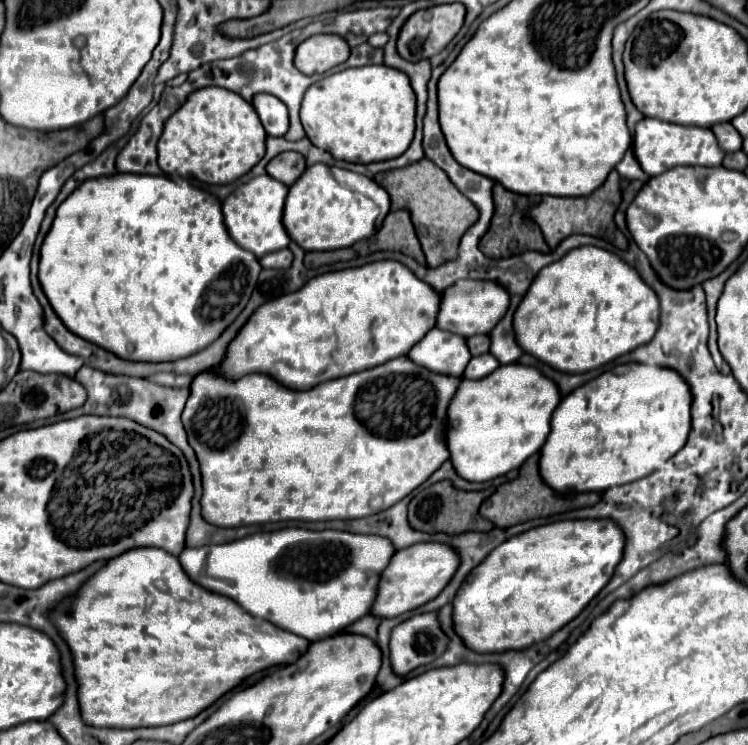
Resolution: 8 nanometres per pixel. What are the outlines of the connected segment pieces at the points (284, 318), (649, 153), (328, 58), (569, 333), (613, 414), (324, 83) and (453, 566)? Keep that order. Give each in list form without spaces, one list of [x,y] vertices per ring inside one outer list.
[[[379,260],[359,268],[327,272],[311,278],[297,292],[263,304],[263,308],[259,308],[259,312],[255,312],[255,316],[243,326],[243,332],[231,342],[227,360],[215,366],[215,370],[231,378],[263,372],[287,388],[307,390],[321,382],[375,368],[393,358],[405,356],[431,328],[435,328],[439,302],[441,296],[397,260]]]
[[[643,118],[635,126],[633,154],[647,176],[659,176],[673,166],[719,166],[723,160],[723,150],[715,142],[715,136],[709,128],[679,126],[655,118]]]
[[[315,34],[295,52],[295,68],[303,74],[323,74],[349,58],[347,42],[337,34]]]
[[[579,246],[567,252],[561,260],[545,266],[535,276],[531,288],[527,290],[513,316],[513,328],[519,346],[527,354],[533,354],[535,358],[547,362],[561,372],[577,374],[605,366],[615,358],[647,344],[659,328],[659,314],[661,308],[657,294],[641,280],[633,266],[603,248]]]
[[[631,362],[631,364],[621,364],[615,366],[607,372],[603,372],[601,376],[593,378],[591,382],[575,388],[571,394],[567,394],[559,408],[553,414],[551,420],[551,434],[541,450],[541,460],[539,460],[539,470],[543,480],[547,480],[547,484],[551,484],[551,488],[555,488],[557,492],[597,492],[597,490],[607,490],[611,486],[623,486],[627,482],[635,482],[639,478],[649,476],[651,472],[655,472],[663,462],[667,462],[671,456],[675,456],[687,442],[689,430],[691,430],[691,400],[689,398],[689,384],[685,382],[685,378],[681,374],[677,374],[671,368],[661,368],[661,366],[647,366],[647,364],[639,364],[639,362]]]
[[[363,66],[363,68],[347,68],[343,72],[331,74],[319,82],[315,82],[301,102],[301,122],[307,138],[317,148],[335,156],[335,160],[371,164],[383,162],[401,156],[411,140],[415,130],[415,92],[411,84],[407,84],[407,76],[395,68],[387,66]]]
[[[421,542],[397,550],[397,554],[391,558],[391,564],[381,576],[371,614],[377,614],[381,618],[391,618],[433,600],[449,584],[455,570],[459,568],[459,562],[461,562],[459,552],[441,542]]]

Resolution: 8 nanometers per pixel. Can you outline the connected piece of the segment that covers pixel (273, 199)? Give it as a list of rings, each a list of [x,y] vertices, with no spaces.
[[[267,174],[253,178],[249,182],[245,182],[243,186],[239,186],[237,190],[233,190],[221,204],[223,222],[227,226],[229,236],[241,248],[253,252],[257,258],[261,258],[269,252],[277,252],[279,248],[287,248],[291,240],[285,234],[285,228],[281,224],[281,218],[283,218],[281,210],[283,210],[285,198],[287,198],[287,186]]]

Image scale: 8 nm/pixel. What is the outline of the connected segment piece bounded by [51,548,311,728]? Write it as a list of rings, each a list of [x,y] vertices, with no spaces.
[[[133,548],[133,550],[127,550],[123,556],[117,556],[115,560],[109,560],[93,578],[89,578],[83,584],[81,592],[77,592],[73,598],[65,598],[51,612],[51,620],[59,628],[61,636],[67,640],[67,644],[73,652],[75,672],[77,672],[77,682],[79,682],[79,702],[81,702],[81,708],[83,708],[83,720],[87,720],[87,724],[111,726],[111,728],[165,726],[165,724],[181,722],[185,718],[193,718],[199,712],[203,712],[205,708],[209,708],[213,702],[217,702],[223,694],[227,694],[229,690],[239,686],[247,676],[251,676],[255,672],[261,672],[265,668],[271,668],[271,666],[293,664],[299,656],[303,656],[303,652],[307,652],[307,648],[311,644],[307,638],[301,638],[293,632],[281,630],[267,620],[249,616],[247,612],[239,610],[237,602],[233,602],[231,598],[205,590],[203,586],[199,586],[197,582],[193,582],[185,574],[177,556],[173,556],[173,554],[169,554],[161,548]]]

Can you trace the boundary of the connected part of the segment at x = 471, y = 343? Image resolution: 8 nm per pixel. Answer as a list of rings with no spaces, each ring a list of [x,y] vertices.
[[[471,336],[471,340],[467,340],[467,346],[469,346],[473,356],[489,352],[489,344],[491,344],[489,336]]]

